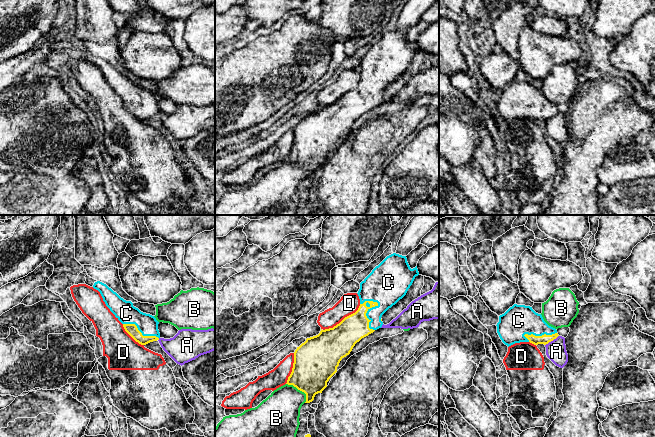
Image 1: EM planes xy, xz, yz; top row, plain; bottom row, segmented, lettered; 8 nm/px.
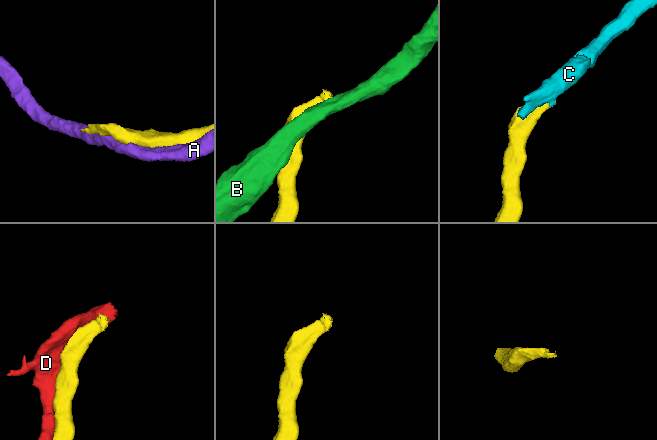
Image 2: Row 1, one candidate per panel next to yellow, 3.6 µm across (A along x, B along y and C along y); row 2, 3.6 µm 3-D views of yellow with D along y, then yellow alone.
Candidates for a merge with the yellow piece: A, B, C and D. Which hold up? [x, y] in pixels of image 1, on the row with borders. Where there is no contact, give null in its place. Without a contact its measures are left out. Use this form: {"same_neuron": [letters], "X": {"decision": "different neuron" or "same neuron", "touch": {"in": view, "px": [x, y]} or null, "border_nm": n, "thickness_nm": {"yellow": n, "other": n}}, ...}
{"same_neuron": ["C"], "A": {"decision": "different neuron", "touch": {"in": "yz", "px": [551, 340]}, "border_nm": 140, "thickness_nm": {"yellow": 80, "other": 160}}, "B": {"decision": "different neuron", "touch": {"in": "xz", "px": [299, 389]}, "border_nm": 220, "thickness_nm": {"yellow": 340, "other": 320}}, "C": {"decision": "same neuron", "touch": {"in": "xz", "px": [366, 316]}, "border_nm": 260, "thickness_nm": {"yellow": 220, "other": 240}}, "D": {"decision": "different neuron", "touch": {"in": "xz", "px": [343, 319]}, "border_nm": 360, "thickness_nm": {"yellow": 280, "other": 160}}}

